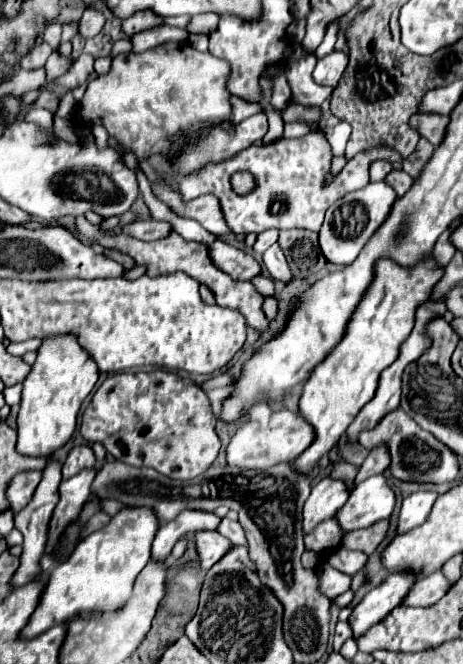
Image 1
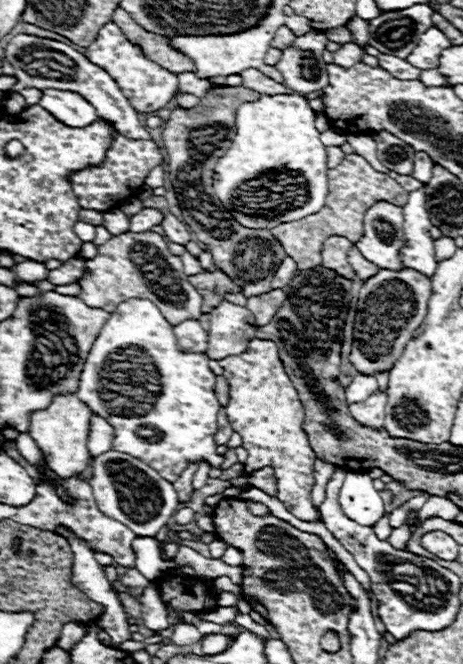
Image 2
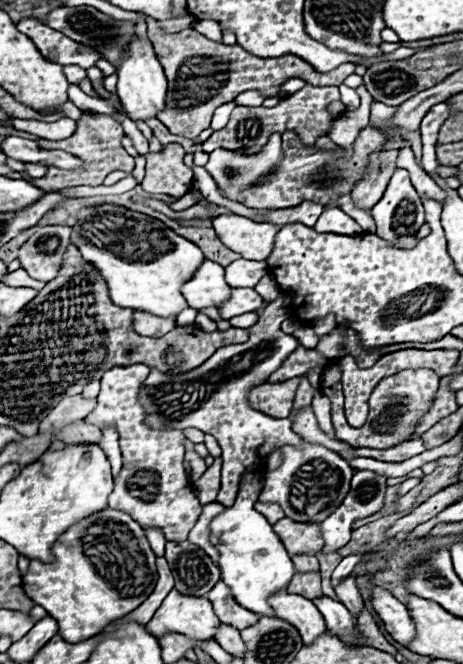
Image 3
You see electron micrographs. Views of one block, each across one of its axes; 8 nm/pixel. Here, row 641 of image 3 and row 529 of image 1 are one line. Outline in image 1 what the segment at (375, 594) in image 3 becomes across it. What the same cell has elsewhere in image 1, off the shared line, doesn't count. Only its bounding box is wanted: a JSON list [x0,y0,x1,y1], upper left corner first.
[396,492,438,534]

